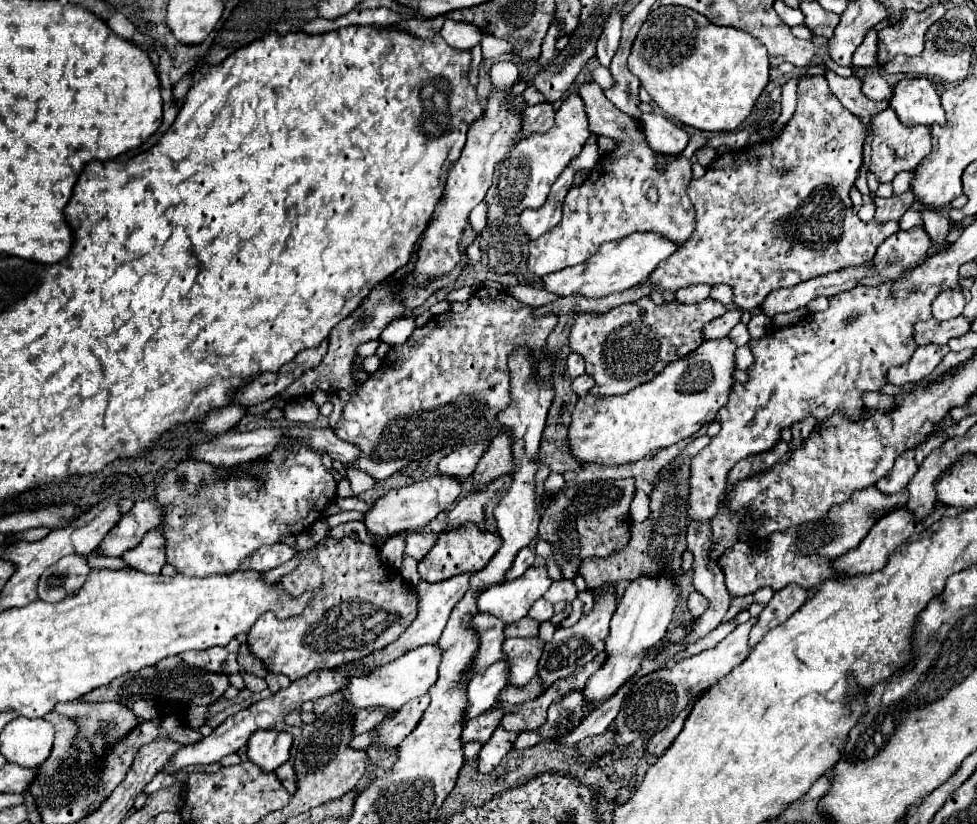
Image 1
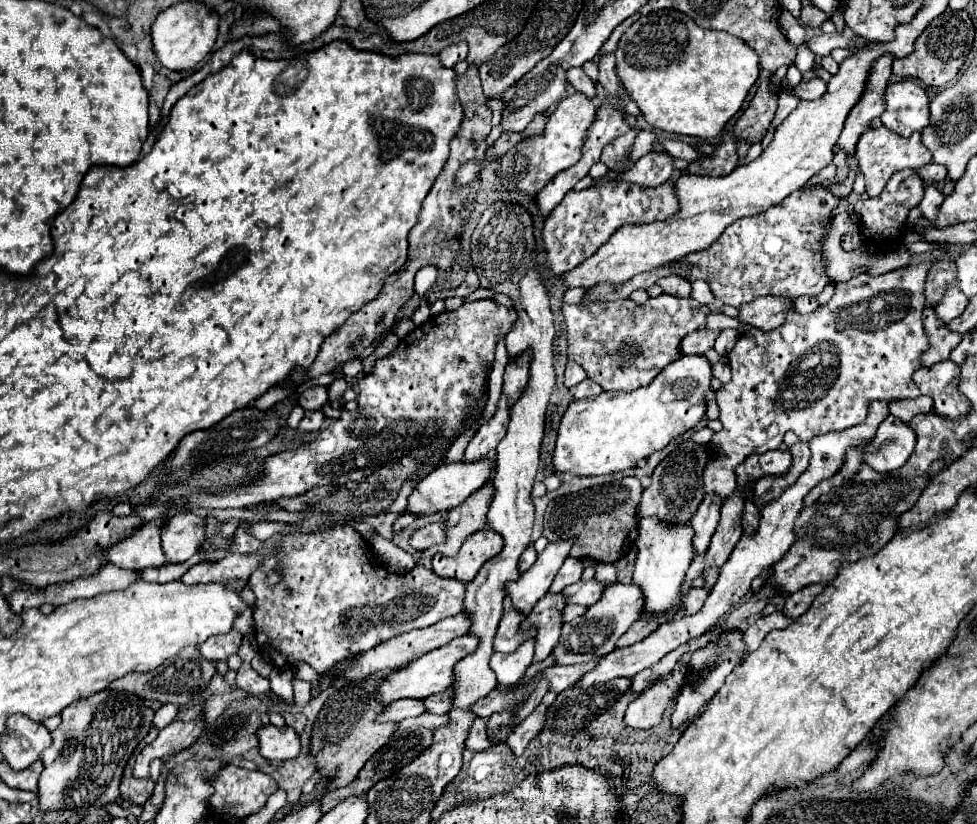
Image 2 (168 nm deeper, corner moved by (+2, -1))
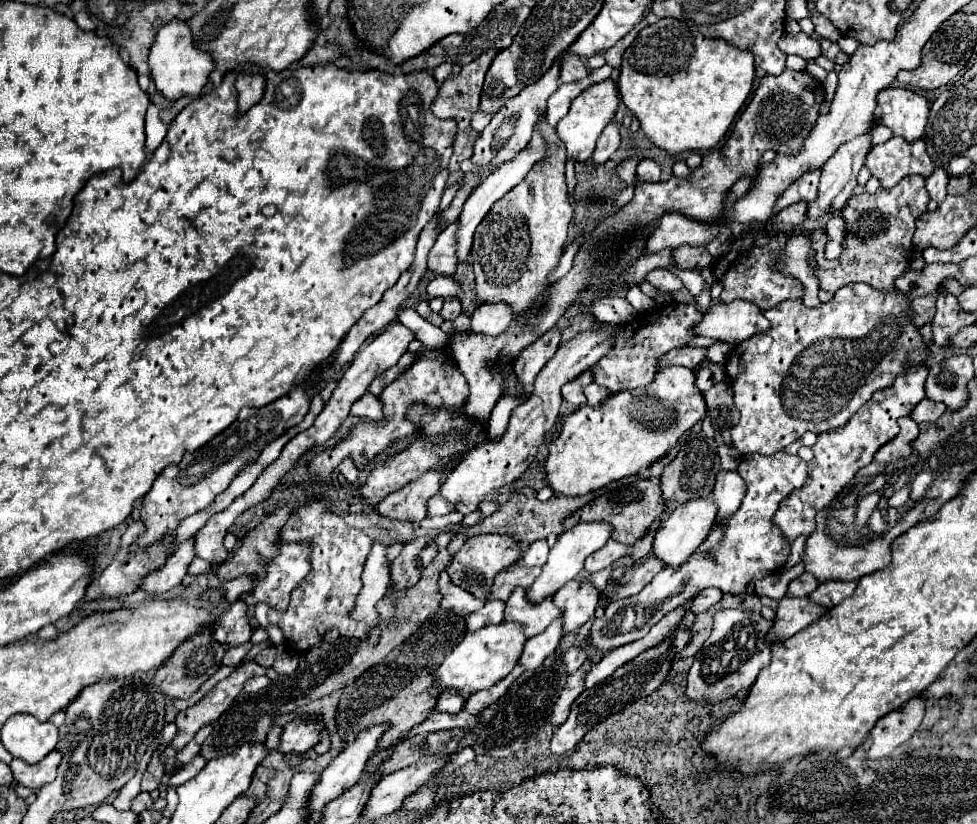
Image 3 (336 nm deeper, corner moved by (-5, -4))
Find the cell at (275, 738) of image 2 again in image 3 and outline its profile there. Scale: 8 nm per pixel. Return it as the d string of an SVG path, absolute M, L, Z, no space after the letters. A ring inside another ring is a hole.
M293 720L289 722L281 732L281 754L305 754L319 742L319 732L323 730L323 724L317 720Z

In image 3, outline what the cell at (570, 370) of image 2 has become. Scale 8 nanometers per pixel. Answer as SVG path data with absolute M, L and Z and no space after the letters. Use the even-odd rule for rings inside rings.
M583 372L583 374L579 374L577 378L569 380L567 386L561 388L561 394L563 394L563 398L565 398L569 404L573 404L573 406L583 406L583 404L585 404L585 394L583 394L583 390L585 390L585 386L591 384L591 382L593 382L591 374L589 374L589 372Z

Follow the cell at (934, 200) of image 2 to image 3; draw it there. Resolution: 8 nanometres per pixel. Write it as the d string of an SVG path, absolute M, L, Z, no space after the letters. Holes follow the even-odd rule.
M937 168L927 178L927 192L929 192L931 200L935 200L937 204L941 204L947 196L947 182L949 182L949 174L943 168Z

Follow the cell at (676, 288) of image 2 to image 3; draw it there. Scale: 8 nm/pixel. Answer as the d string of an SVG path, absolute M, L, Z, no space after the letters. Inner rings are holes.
M657 268L657 270L649 272L645 280L651 282L661 292L679 292L683 288L683 282L673 272L663 270L663 268Z

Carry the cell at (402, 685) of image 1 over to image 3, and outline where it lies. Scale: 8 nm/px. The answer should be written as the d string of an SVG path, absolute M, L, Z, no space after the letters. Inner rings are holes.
M501 622L495 626L485 626L473 634L467 634L443 660L443 664L433 672L435 688L455 690L461 696L463 694L469 696L473 692L493 686L497 680L501 680L515 668L515 662L523 650L525 640L527 638L523 634L523 626L515 622Z

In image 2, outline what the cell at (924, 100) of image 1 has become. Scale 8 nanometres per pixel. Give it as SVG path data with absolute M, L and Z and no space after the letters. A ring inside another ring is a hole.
M912 81L888 85L884 105L886 109L880 117L884 127L902 137L910 137L914 131L922 131L928 125L928 95Z

